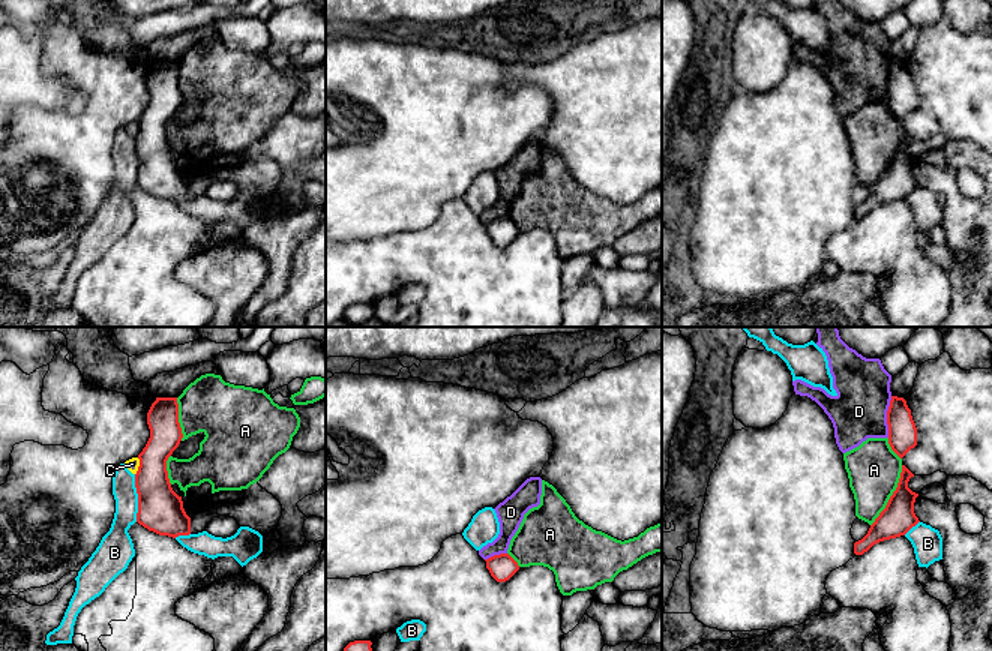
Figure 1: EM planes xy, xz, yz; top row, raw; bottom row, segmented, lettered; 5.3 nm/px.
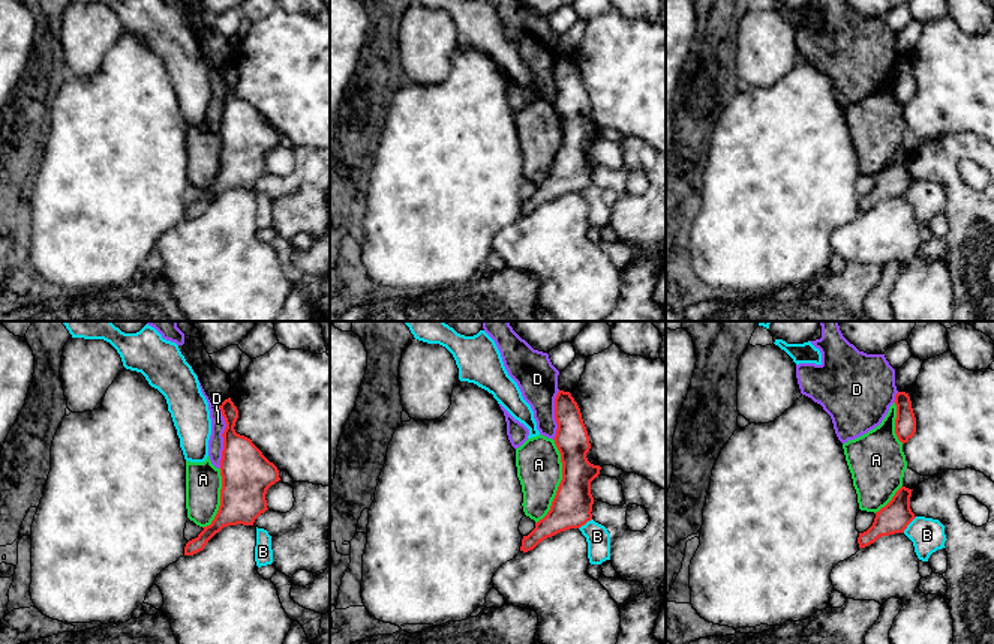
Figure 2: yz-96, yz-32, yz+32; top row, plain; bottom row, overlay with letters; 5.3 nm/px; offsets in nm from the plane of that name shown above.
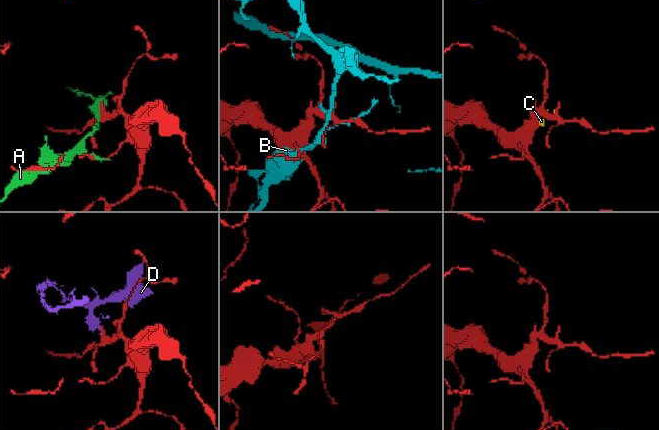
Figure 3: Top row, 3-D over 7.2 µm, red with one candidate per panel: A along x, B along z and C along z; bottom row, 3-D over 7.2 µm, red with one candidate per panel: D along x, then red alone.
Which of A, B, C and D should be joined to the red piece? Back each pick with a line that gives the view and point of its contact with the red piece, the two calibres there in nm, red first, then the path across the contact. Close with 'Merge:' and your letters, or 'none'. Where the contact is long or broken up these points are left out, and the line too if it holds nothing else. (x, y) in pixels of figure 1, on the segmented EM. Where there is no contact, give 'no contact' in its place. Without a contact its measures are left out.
Merge: none

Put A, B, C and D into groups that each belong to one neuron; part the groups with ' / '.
A / B / C D

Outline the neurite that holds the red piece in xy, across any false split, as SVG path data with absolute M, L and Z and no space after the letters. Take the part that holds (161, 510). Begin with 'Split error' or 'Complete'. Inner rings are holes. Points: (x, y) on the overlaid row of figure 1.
Complete. M156 398L147 412L147 424L150 438L138 454L135 474L137 522L159 536L189 536L191 518L182 496L173 490L167 471L167 460L183 438L177 398Z

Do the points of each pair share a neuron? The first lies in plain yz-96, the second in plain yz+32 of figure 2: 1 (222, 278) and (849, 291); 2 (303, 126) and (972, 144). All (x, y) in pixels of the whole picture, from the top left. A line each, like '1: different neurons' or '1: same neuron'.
1: different neurons
2: different neurons

